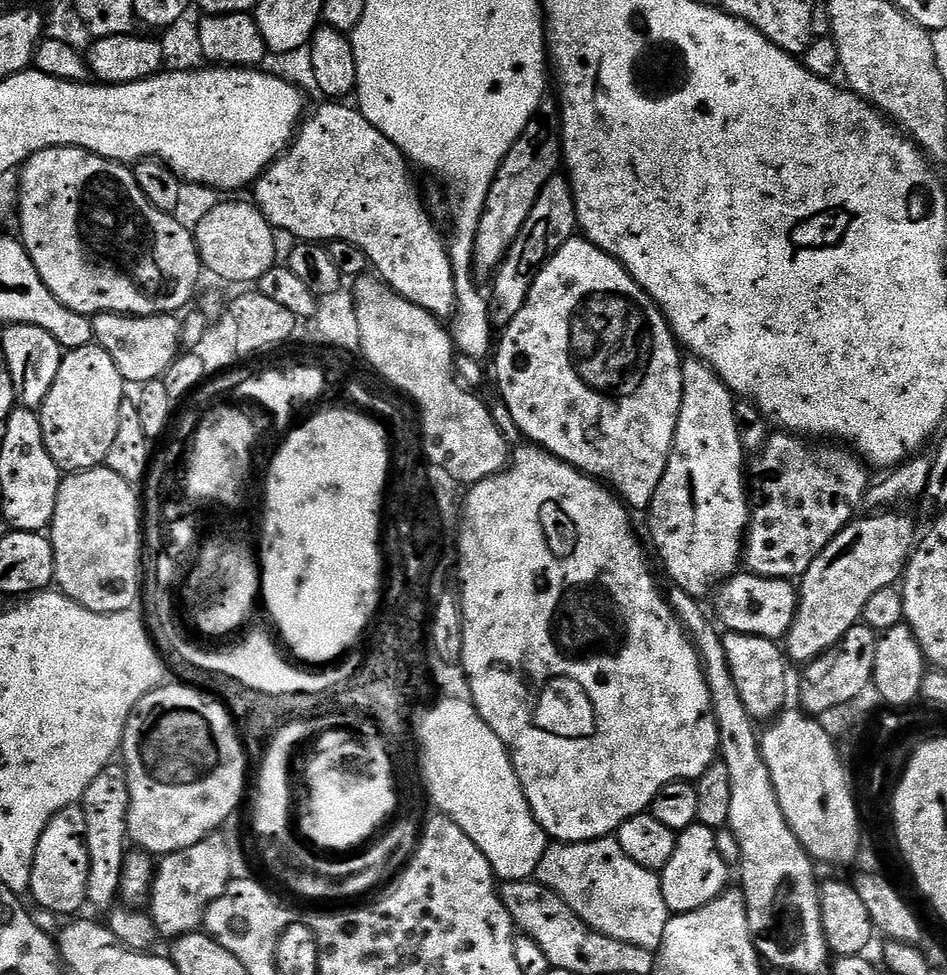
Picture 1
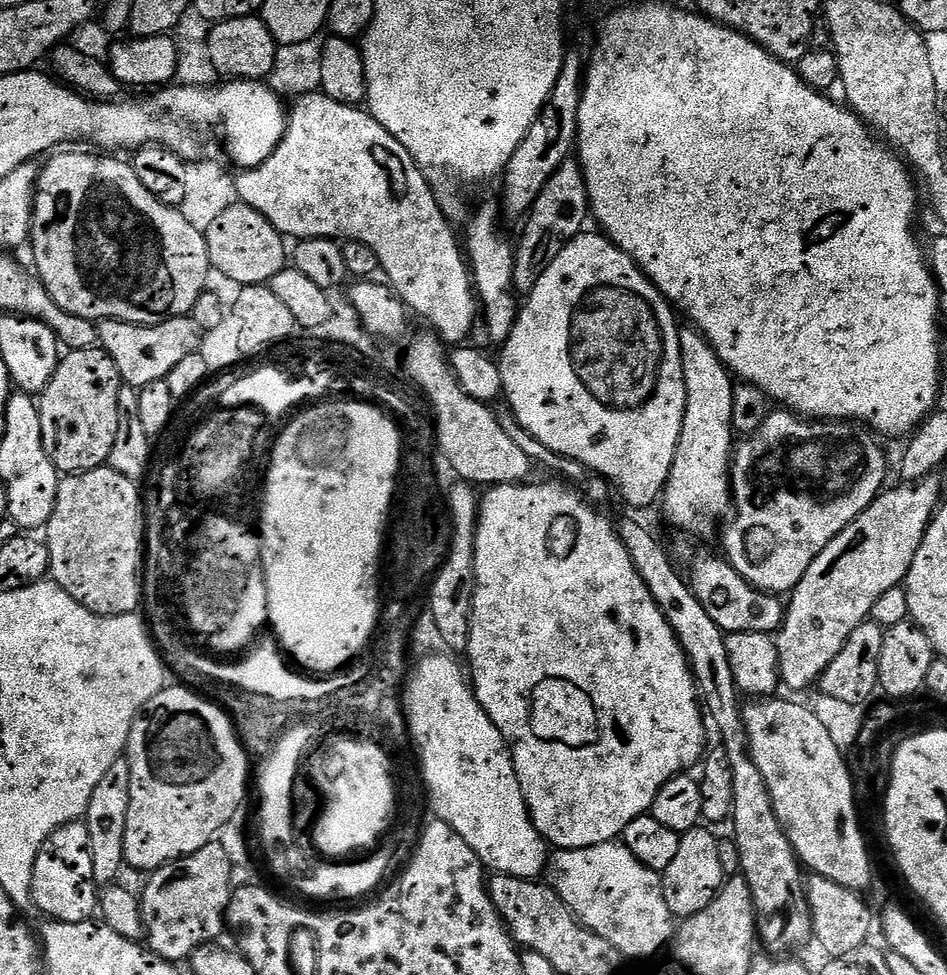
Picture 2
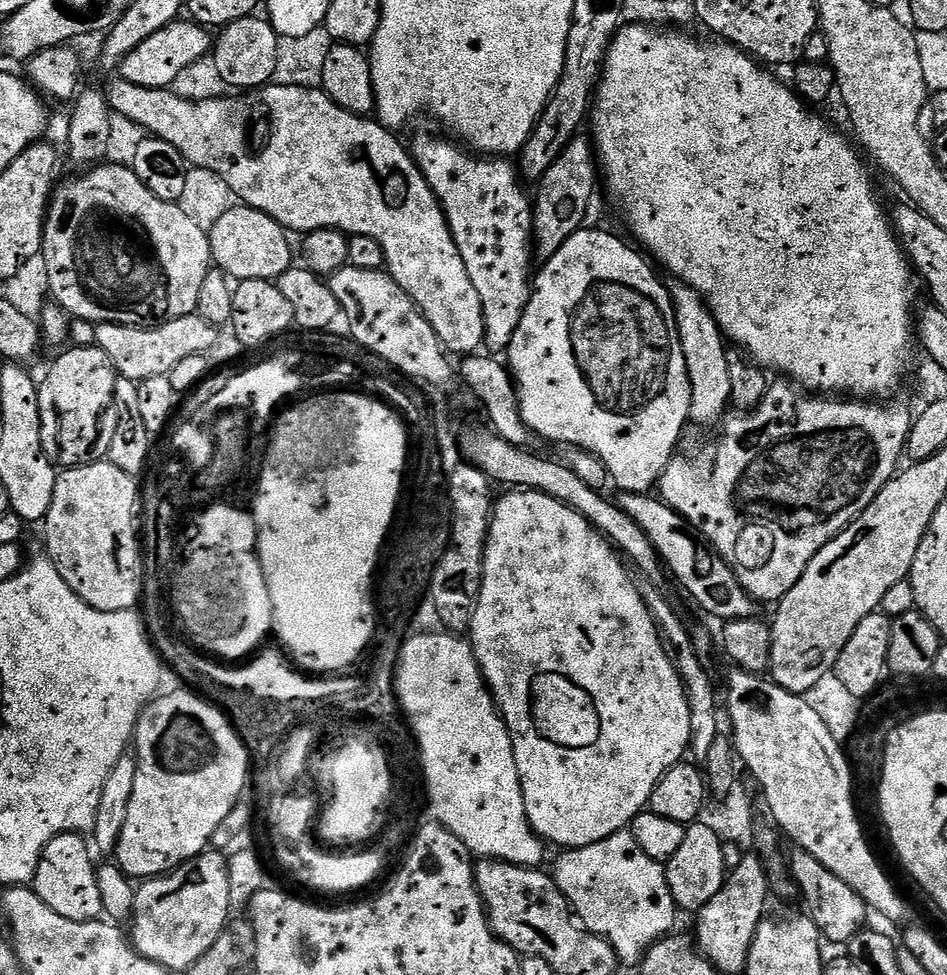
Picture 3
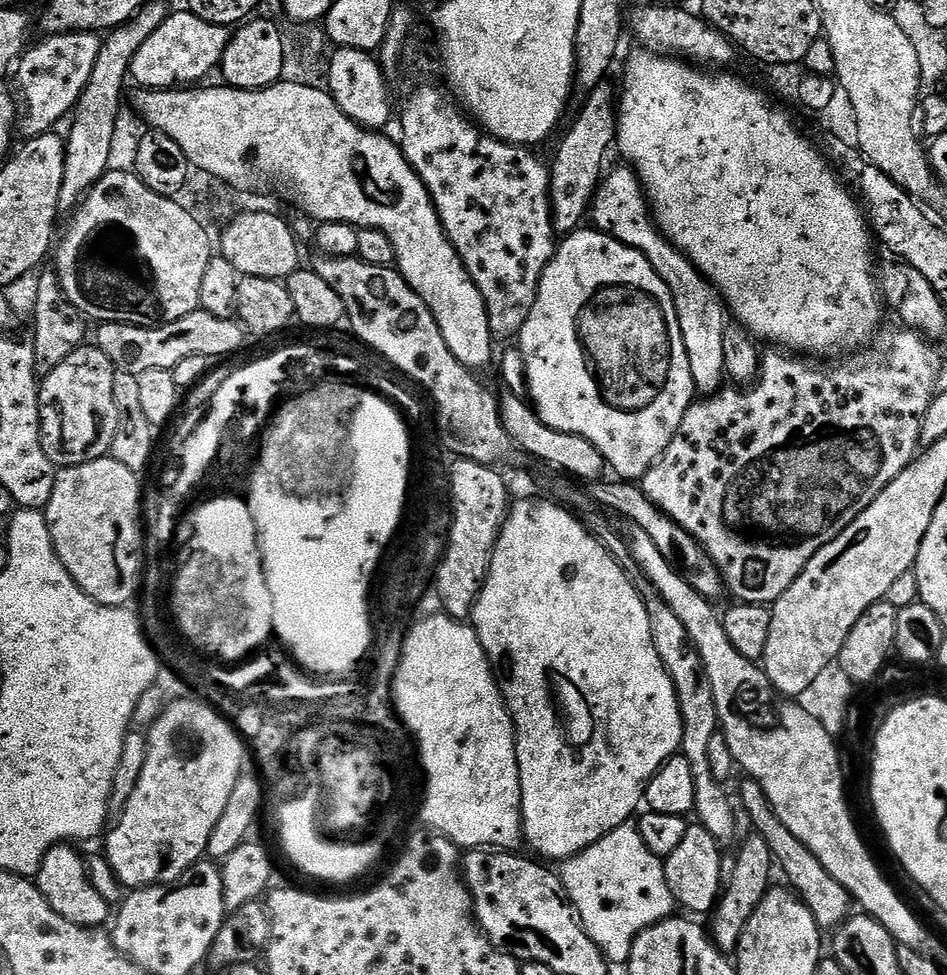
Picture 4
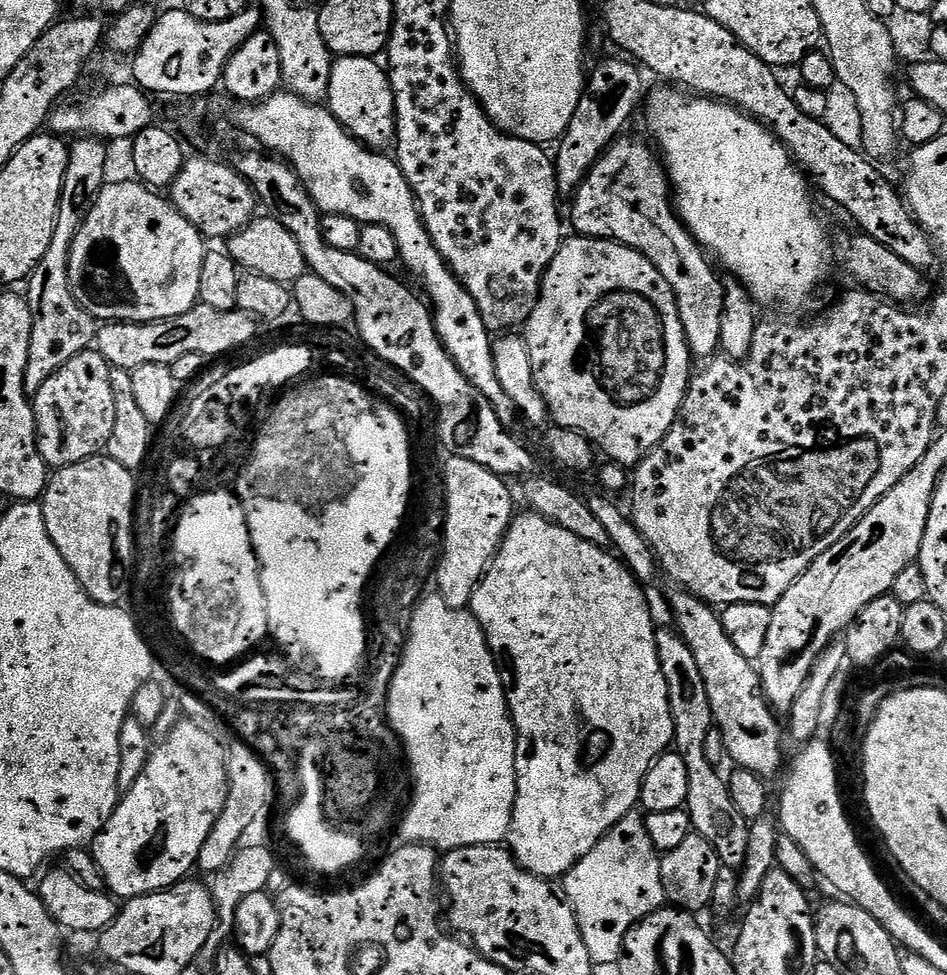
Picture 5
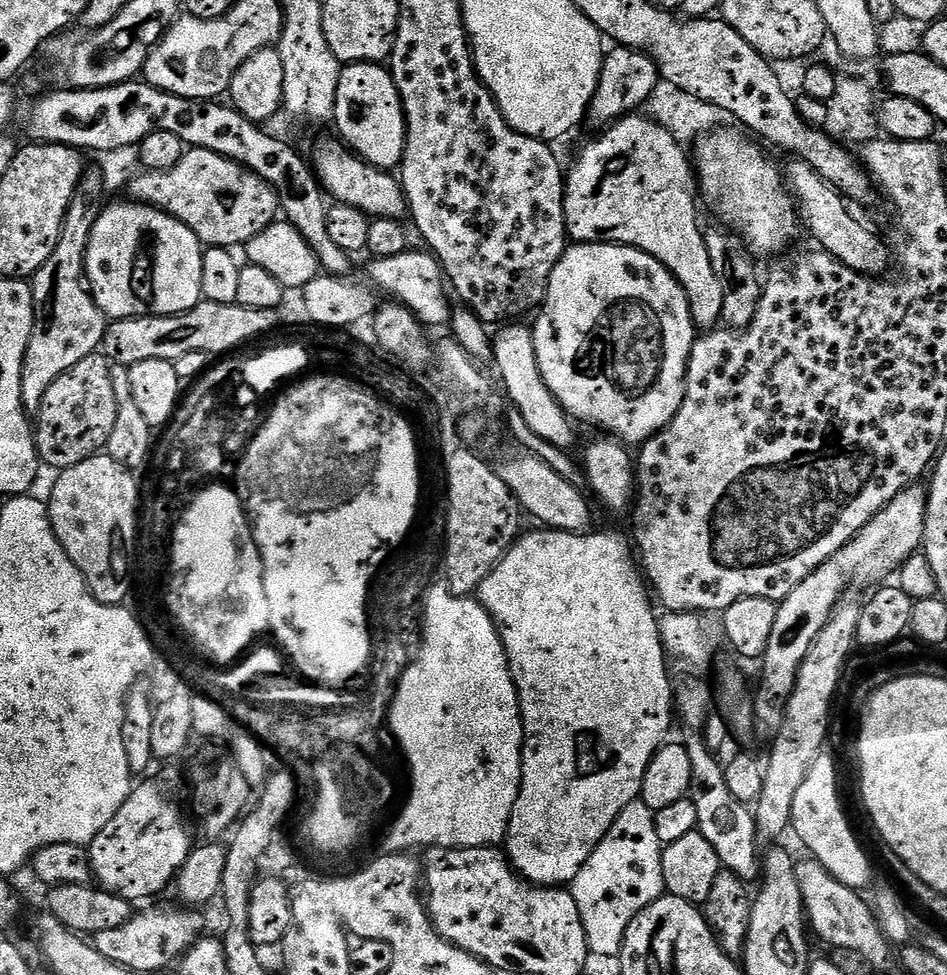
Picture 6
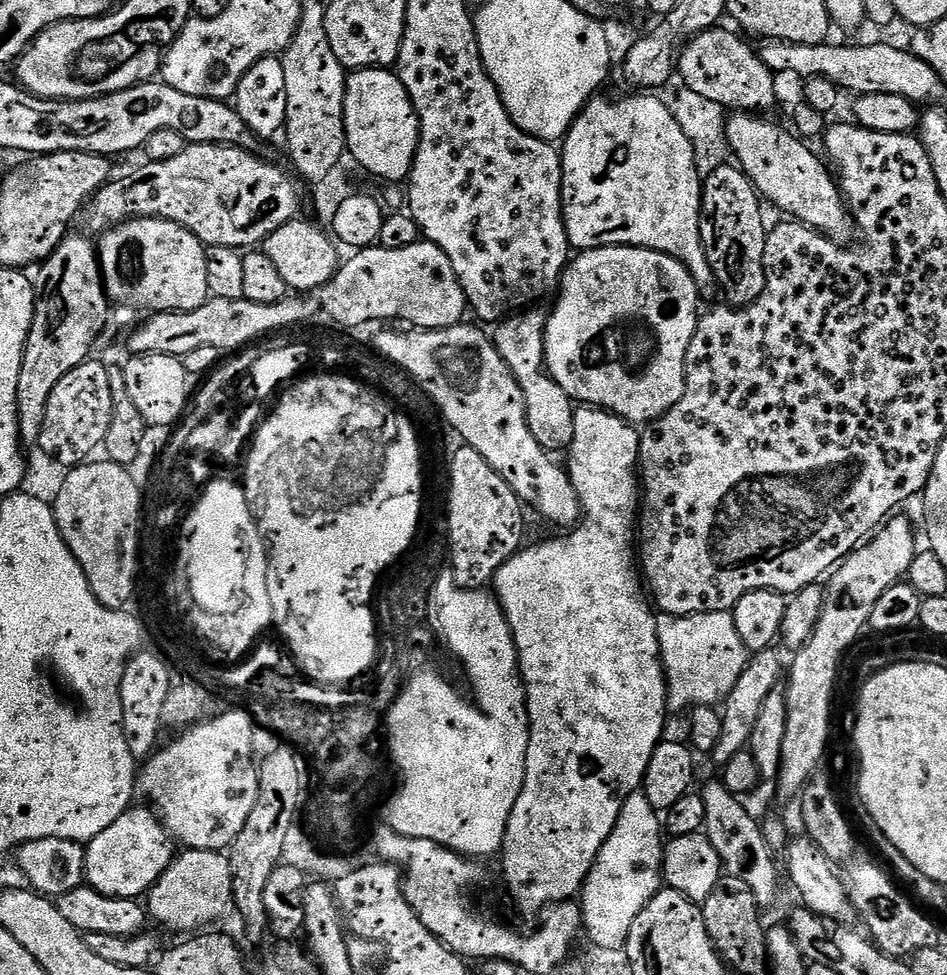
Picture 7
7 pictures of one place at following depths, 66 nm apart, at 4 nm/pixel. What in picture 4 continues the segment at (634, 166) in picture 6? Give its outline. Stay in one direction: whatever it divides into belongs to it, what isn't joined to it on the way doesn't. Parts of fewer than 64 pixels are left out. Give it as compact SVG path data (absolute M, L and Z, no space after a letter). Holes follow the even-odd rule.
M620 166L601 179L592 198L590 209L591 227L598 232L606 232L618 242L638 250L658 270L662 282L672 291L674 310L678 314L678 326L686 346L686 358L690 358L690 374L696 383L697 393L719 392L726 380L722 342L726 327L726 305L720 293L700 271L679 252L656 227L648 197L644 195L644 185L636 177L631 167Z

